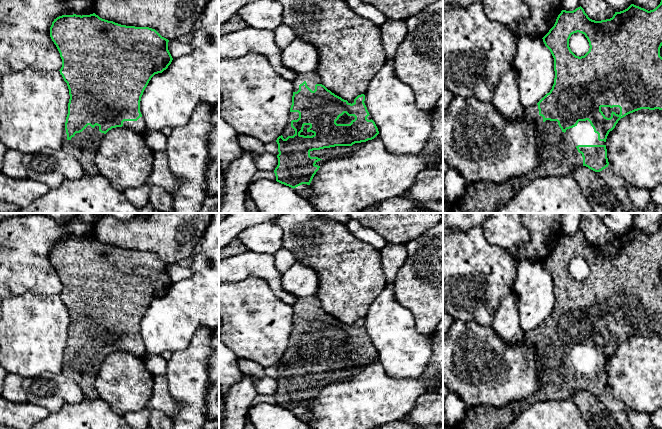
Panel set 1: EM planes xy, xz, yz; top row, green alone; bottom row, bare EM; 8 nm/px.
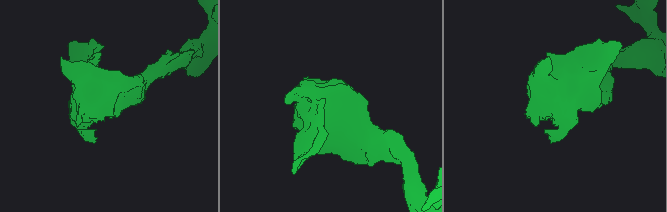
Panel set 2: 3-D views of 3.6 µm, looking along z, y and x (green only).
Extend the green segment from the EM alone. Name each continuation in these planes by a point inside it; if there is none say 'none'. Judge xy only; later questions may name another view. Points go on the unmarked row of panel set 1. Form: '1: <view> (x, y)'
1: xy (83, 370)

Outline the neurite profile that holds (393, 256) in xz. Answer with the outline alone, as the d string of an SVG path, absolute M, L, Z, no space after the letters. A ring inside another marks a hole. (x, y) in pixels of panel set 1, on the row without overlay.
M387 243L380 250L380 256L386 281L387 283L393 283L399 269L407 259L406 245Z

